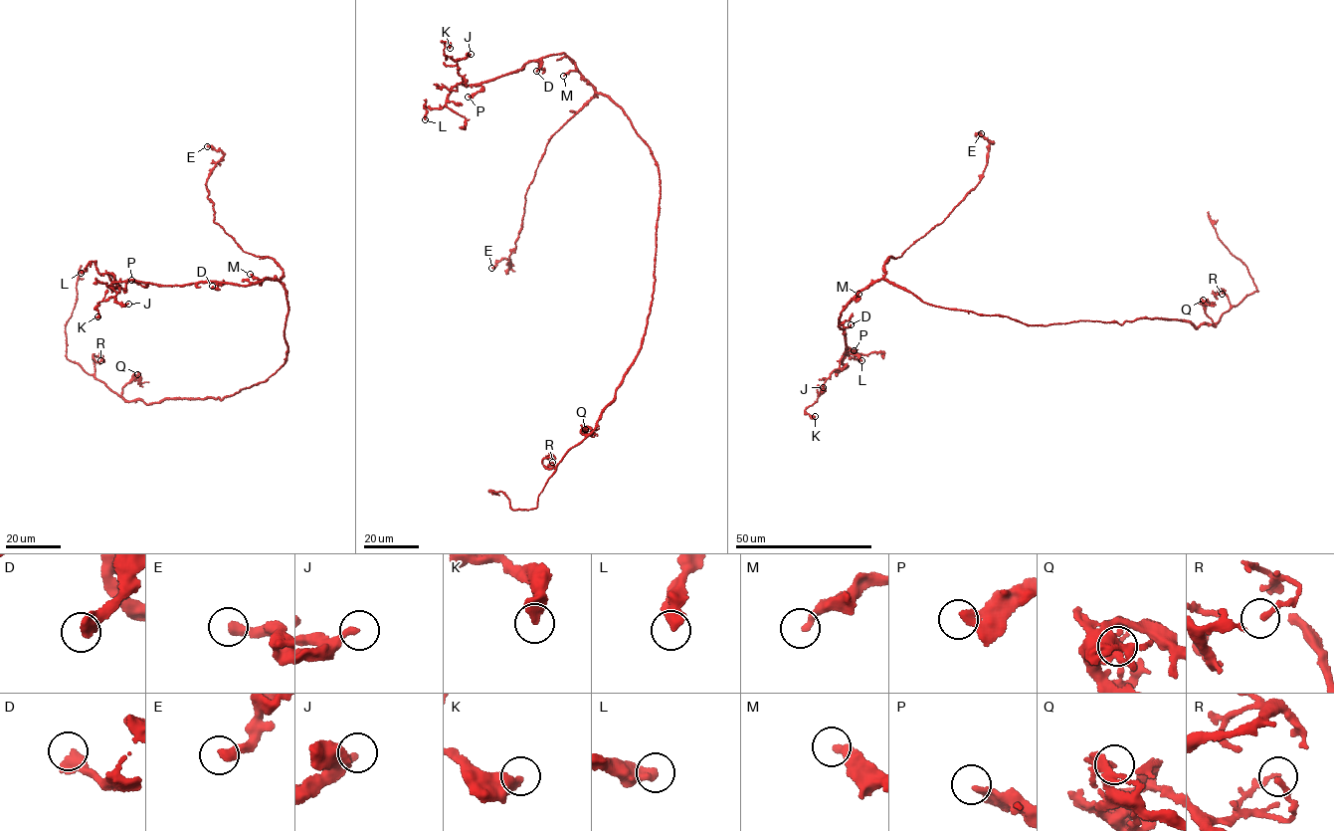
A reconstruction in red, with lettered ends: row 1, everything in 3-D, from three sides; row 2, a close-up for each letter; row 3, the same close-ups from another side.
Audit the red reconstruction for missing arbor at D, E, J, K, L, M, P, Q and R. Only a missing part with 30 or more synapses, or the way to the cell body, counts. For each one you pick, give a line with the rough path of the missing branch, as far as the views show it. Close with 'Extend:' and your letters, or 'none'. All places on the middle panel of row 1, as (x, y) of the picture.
Extend: none

